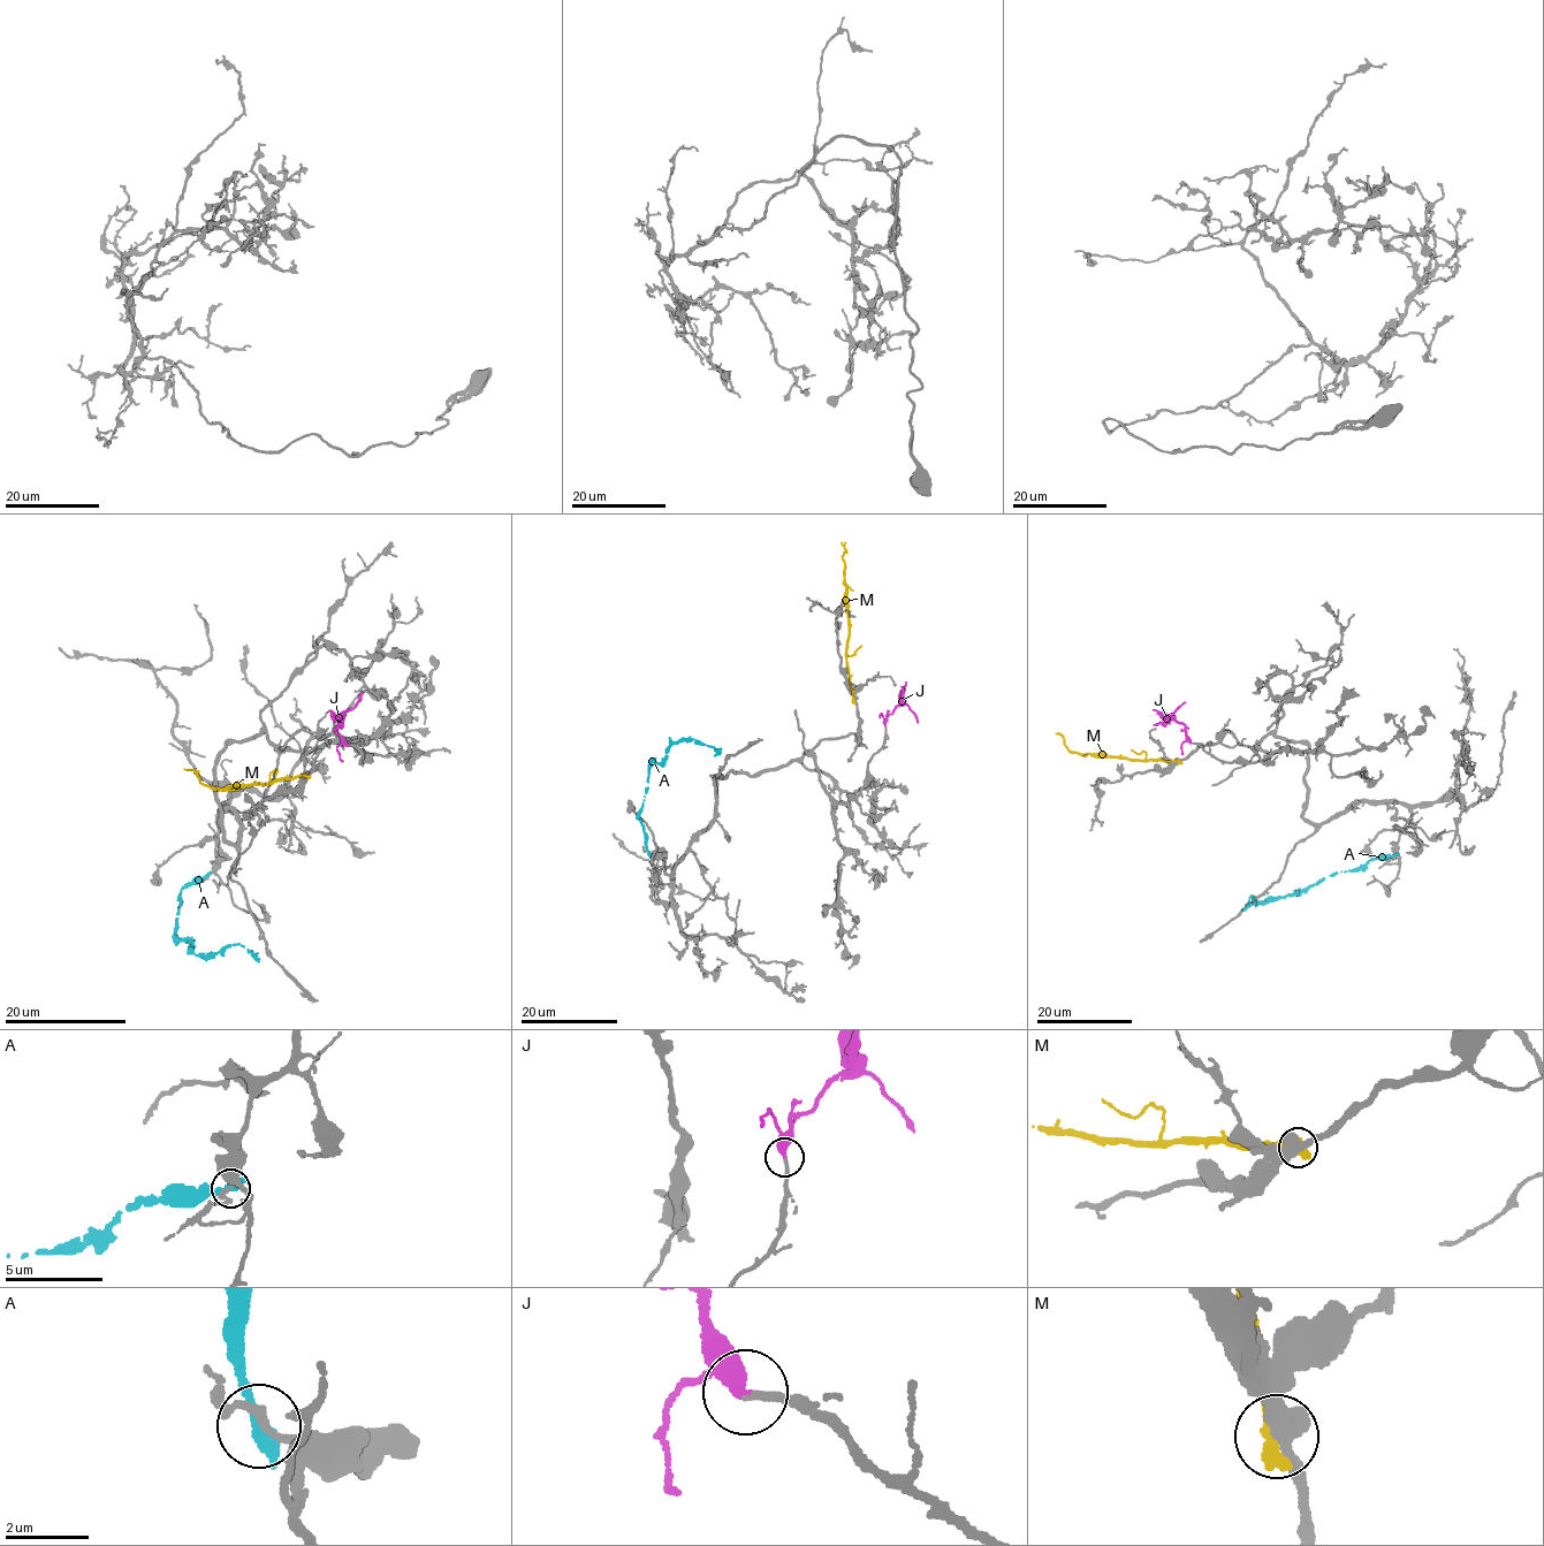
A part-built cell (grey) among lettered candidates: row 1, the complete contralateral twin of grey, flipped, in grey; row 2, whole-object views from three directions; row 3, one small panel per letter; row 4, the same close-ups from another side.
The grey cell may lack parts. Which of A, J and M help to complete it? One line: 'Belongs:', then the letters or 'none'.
Belongs: J

